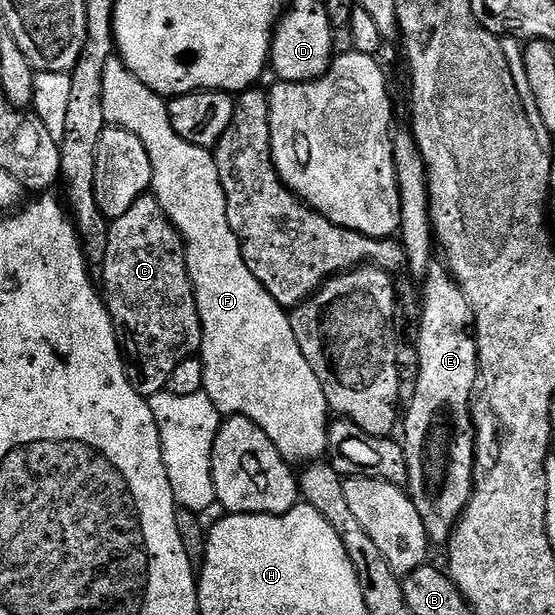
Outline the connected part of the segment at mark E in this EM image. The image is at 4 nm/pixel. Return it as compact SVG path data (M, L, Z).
M444 264L429 266L423 278L421 293L421 326L417 336L417 386L415 395L407 403L403 413L405 437L403 444L407 455L407 492L423 519L430 542L434 546L444 546L453 534L457 521L463 515L473 494L473 468L475 467L475 447L477 431L475 428L475 404L473 392L479 385L479 358L477 356L477 335L473 323L473 312L467 295L457 286L456 279Z

